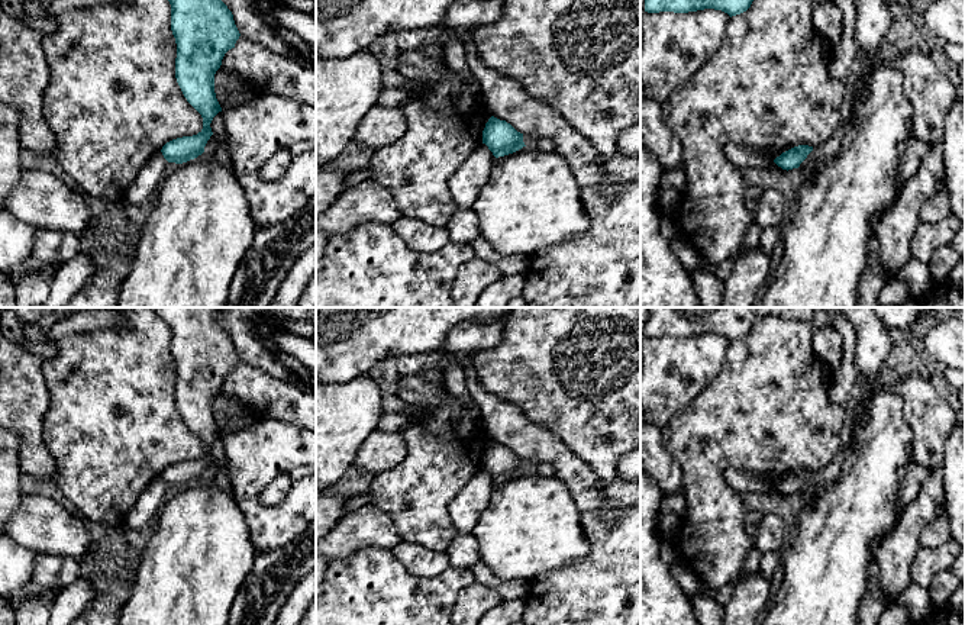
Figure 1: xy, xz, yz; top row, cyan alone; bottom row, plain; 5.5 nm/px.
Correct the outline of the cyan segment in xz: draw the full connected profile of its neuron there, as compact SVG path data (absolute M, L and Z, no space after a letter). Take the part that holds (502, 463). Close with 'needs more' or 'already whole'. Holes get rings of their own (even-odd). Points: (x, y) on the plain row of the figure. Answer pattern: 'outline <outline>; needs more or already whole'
outline M494 441L485 448L482 468L488 471L496 483L513 479L526 471L523 458L517 457L506 445L500 445Z; already whole

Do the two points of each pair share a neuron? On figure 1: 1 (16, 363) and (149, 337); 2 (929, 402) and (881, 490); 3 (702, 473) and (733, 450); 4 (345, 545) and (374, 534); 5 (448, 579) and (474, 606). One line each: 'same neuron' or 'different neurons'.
1: different neurons
2: different neurons
3: same neuron
4: same neuron
5: different neurons

